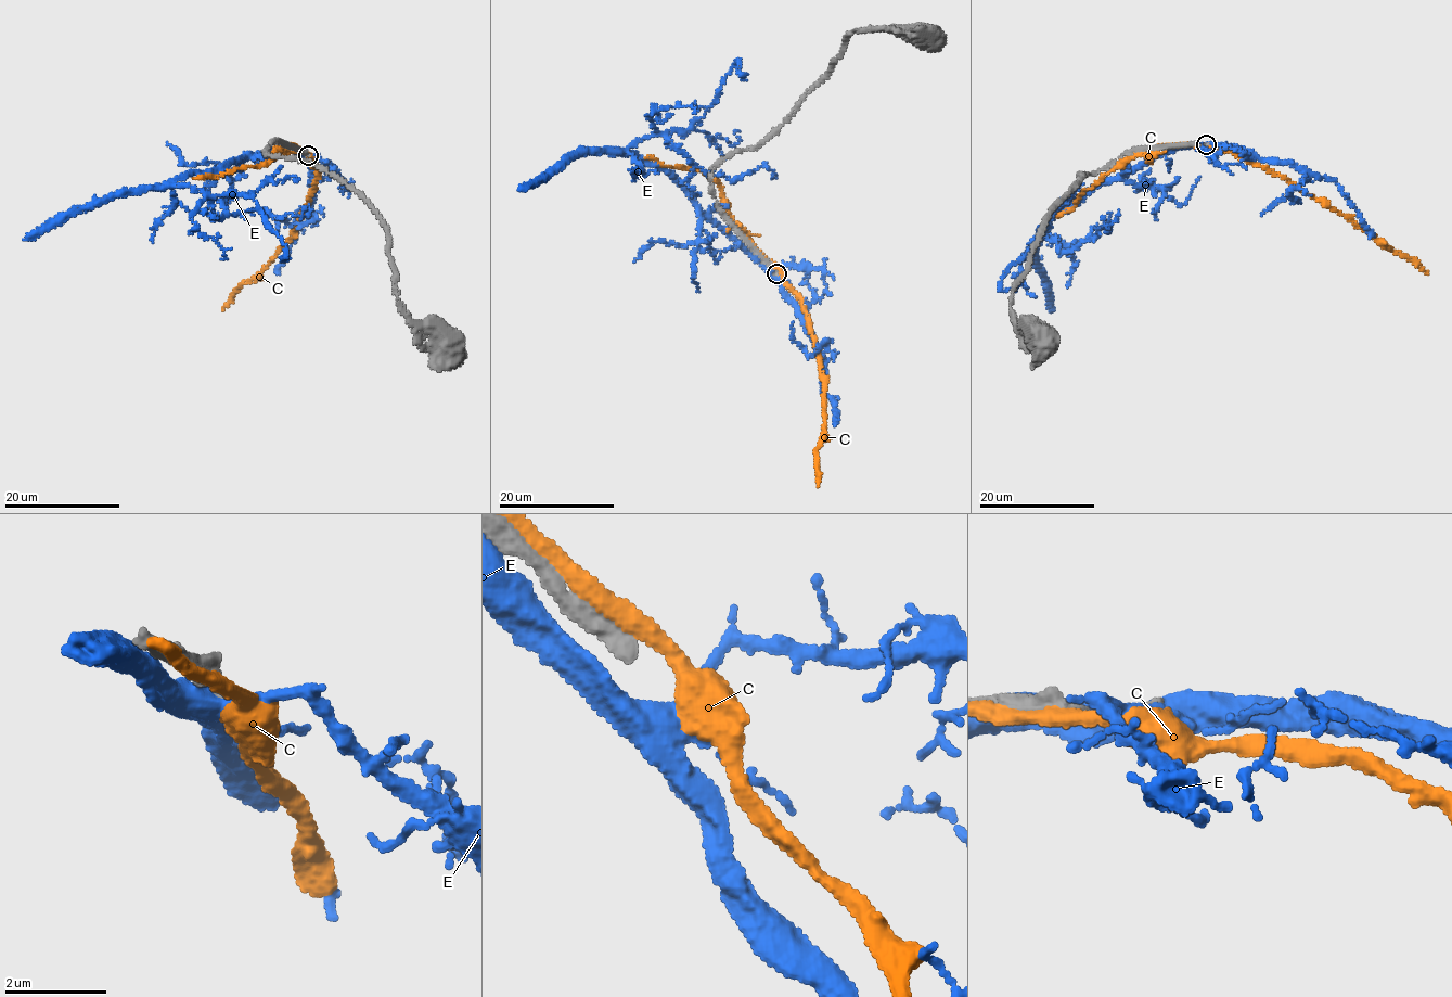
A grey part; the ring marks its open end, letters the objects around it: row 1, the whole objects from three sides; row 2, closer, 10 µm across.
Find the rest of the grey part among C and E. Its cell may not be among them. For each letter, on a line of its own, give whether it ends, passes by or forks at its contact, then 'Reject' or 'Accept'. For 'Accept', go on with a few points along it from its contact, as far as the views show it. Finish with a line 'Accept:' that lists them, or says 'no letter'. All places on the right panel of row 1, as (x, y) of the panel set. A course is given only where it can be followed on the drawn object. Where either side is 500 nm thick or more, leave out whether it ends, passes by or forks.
C: Reject
E: It forks there. Reject
Accept: no letter

